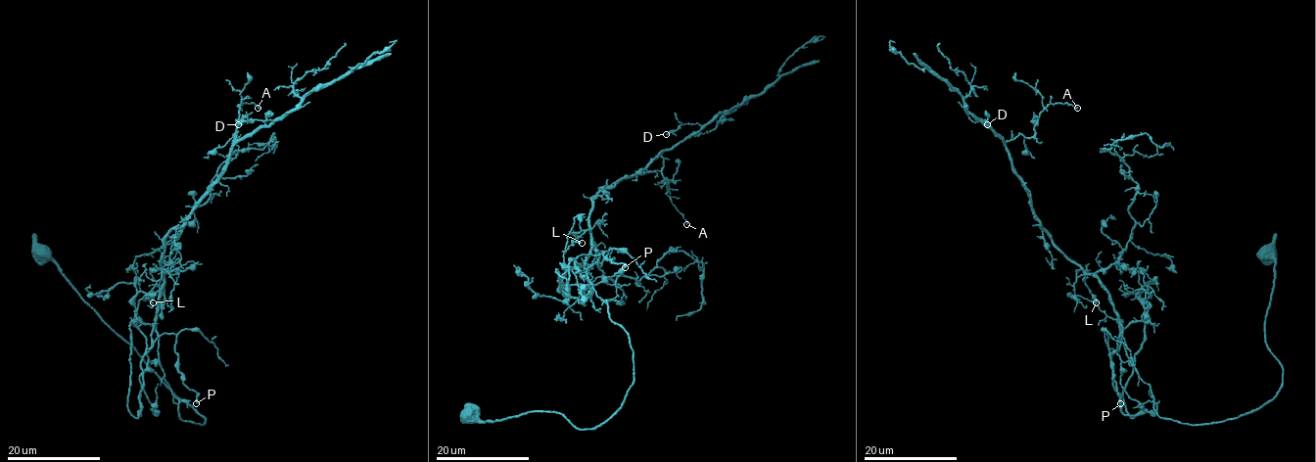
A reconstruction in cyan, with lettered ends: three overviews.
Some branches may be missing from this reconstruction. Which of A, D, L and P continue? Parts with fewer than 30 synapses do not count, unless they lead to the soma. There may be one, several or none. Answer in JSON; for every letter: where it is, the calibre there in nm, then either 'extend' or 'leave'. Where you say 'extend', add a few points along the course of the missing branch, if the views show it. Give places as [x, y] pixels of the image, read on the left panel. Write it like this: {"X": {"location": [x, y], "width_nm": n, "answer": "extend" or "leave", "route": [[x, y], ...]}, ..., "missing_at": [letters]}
{"A": {"location": [258, 108], "width_nm": 140, "answer": "leave"}, "D": {"location": [238, 124], "width_nm": 240, "answer": "leave"}, "L": {"location": [153, 302], "width_nm": 170, "answer": "leave"}, "P": {"location": [196, 403], "width_nm": 360, "answer": "leave"}, "missing_at": []}

